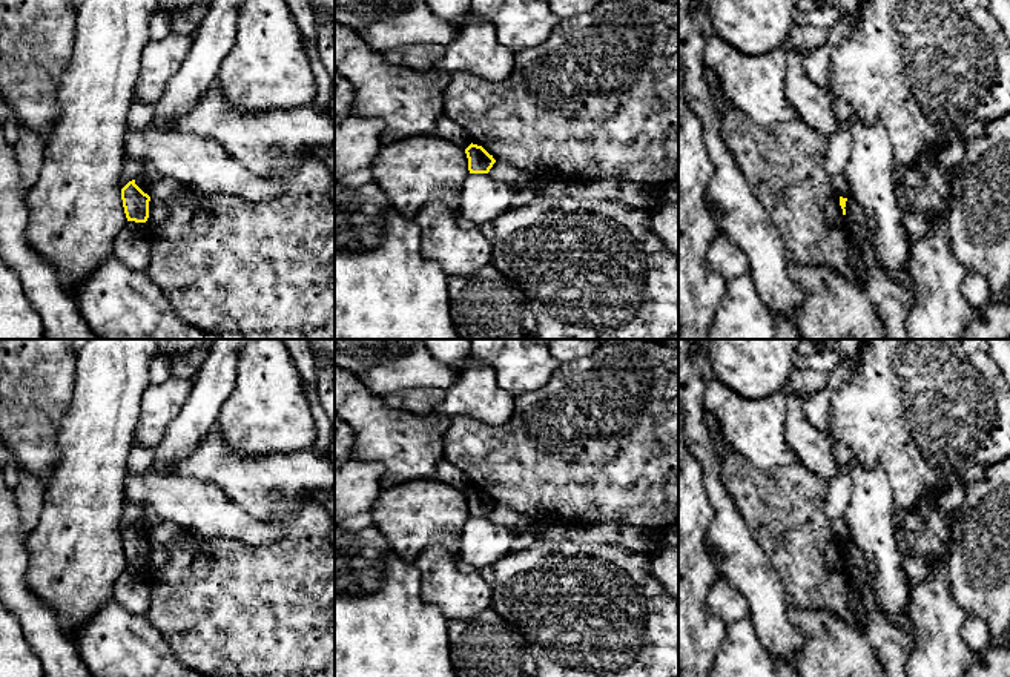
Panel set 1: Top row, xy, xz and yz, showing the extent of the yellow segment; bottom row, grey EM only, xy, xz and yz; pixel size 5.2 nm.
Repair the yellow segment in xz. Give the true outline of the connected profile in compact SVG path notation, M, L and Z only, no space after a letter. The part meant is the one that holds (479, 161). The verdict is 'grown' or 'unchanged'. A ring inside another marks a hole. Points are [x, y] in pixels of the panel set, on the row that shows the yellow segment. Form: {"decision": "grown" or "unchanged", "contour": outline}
{"decision": "unchanged", "contour": "M470 144L465 149L470 173L488 173L496 160L482 146Z"}

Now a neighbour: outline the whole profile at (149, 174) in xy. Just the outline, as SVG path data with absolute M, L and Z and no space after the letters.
M146 166L143 172L135 178L135 184L147 193L147 184L161 180L163 175L152 166Z

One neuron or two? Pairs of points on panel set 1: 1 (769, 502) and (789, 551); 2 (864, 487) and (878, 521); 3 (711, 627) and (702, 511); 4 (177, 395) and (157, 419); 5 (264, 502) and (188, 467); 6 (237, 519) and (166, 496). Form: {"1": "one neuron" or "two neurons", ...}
{"1": "one neuron", "2": "one neuron", "3": "one neuron", "4": "one neuron", "5": "one neuron", "6": "one neuron"}

